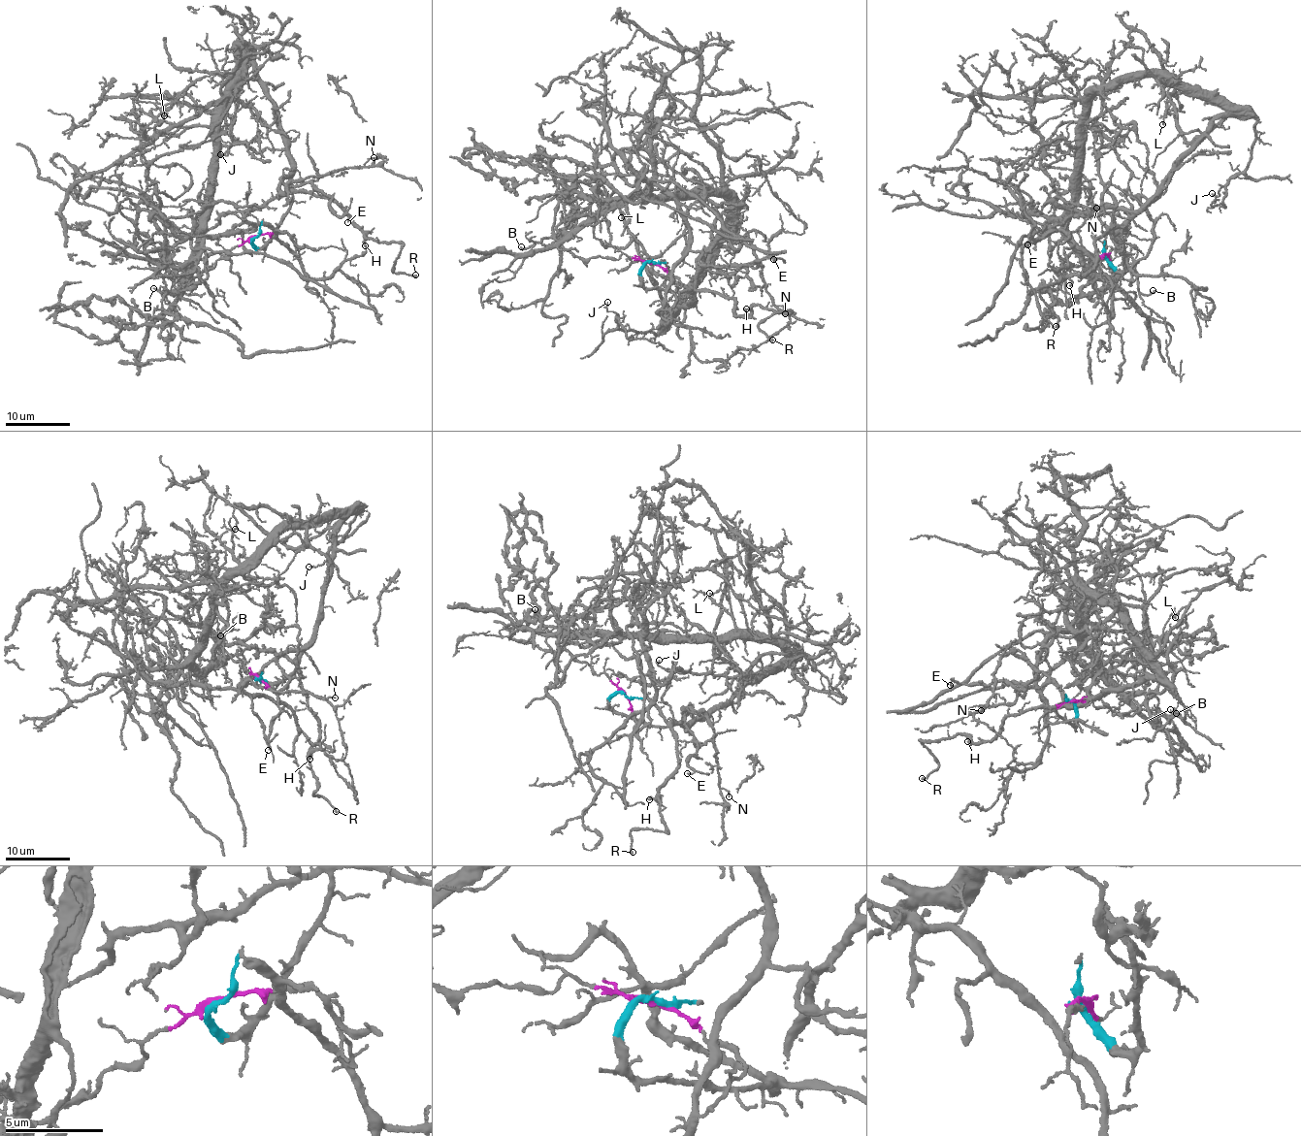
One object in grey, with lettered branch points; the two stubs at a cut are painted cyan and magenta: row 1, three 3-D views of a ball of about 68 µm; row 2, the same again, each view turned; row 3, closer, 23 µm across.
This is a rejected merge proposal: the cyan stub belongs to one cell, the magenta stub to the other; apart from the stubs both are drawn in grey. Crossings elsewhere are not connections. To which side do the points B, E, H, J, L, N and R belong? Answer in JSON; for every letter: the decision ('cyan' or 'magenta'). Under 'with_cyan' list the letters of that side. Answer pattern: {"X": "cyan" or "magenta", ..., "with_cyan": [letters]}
{"B": "magenta", "E": "cyan", "H": "cyan", "J": "cyan", "L": "cyan", "N": "cyan", "R": "cyan", "with_cyan": ["E", "H", "J", "L", "N", "R"]}

